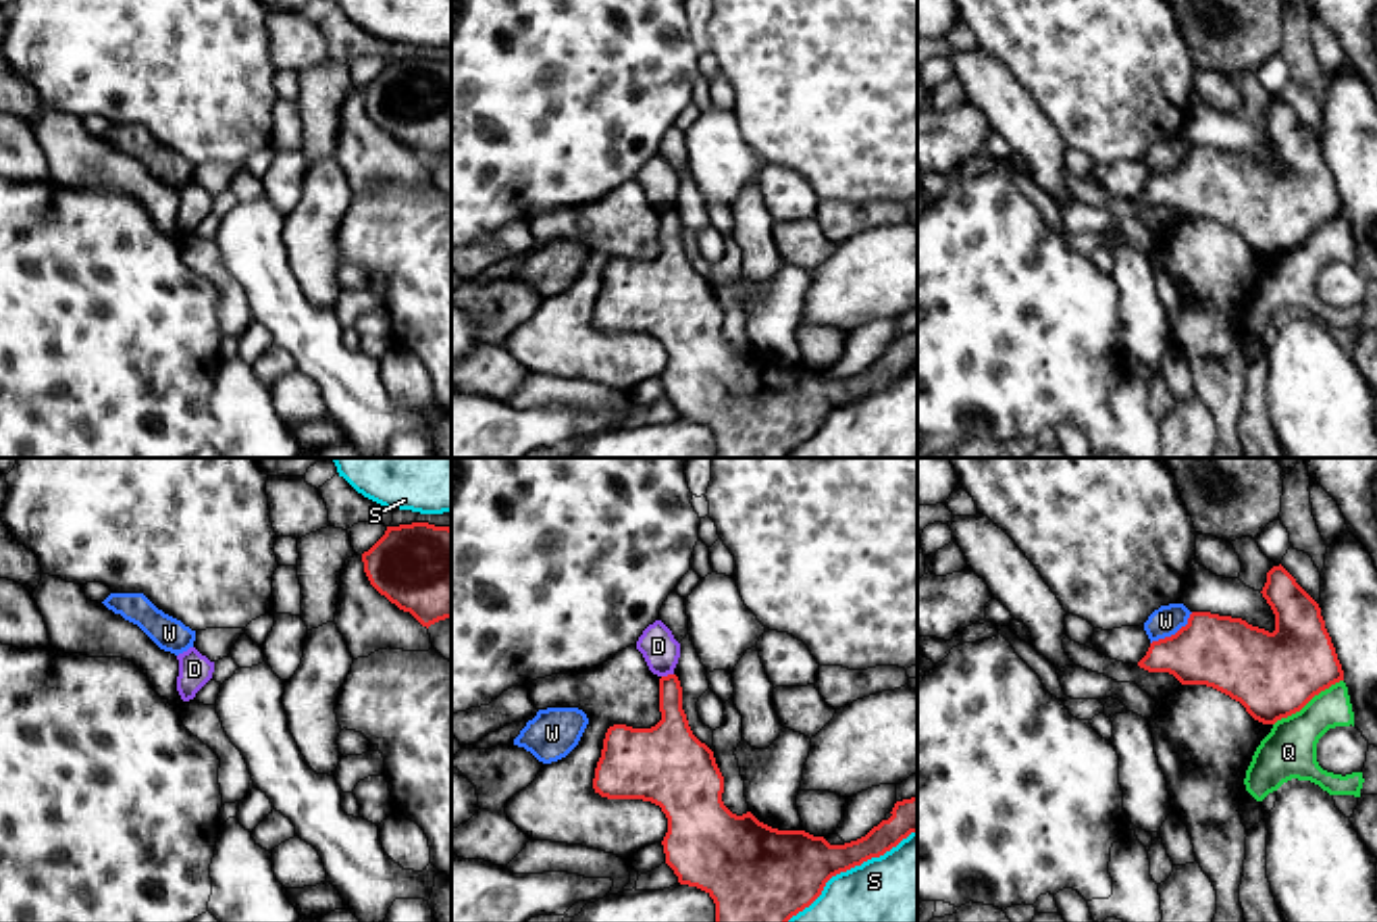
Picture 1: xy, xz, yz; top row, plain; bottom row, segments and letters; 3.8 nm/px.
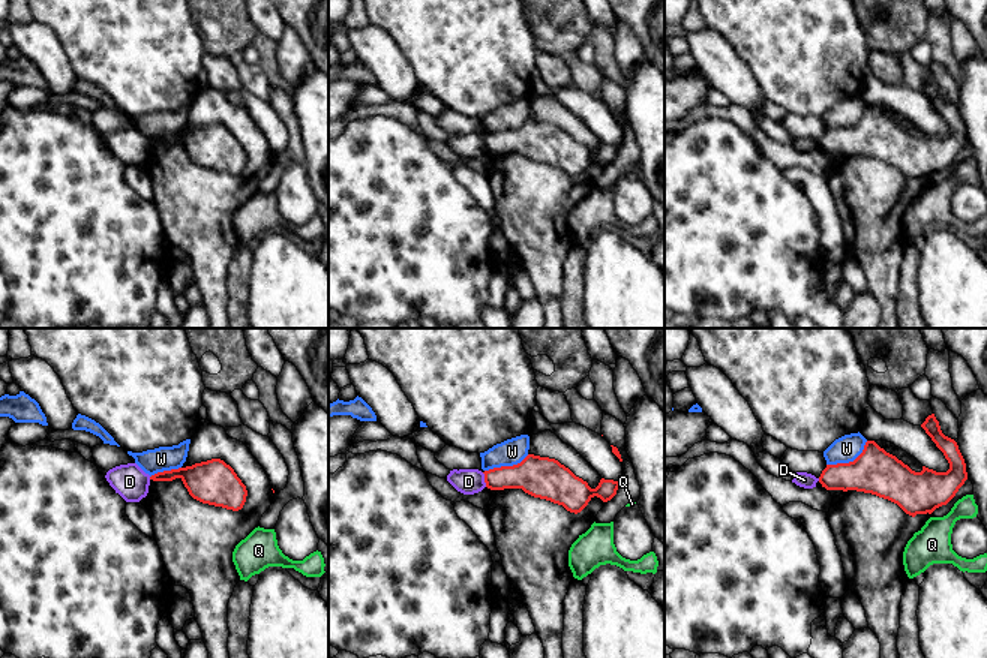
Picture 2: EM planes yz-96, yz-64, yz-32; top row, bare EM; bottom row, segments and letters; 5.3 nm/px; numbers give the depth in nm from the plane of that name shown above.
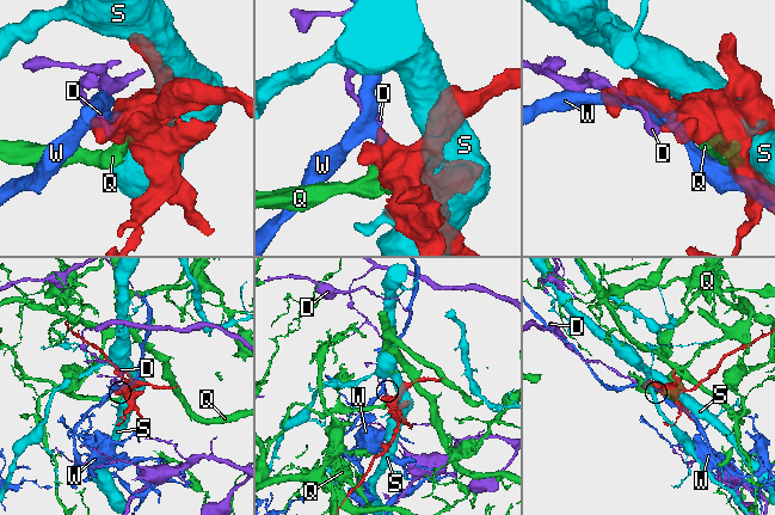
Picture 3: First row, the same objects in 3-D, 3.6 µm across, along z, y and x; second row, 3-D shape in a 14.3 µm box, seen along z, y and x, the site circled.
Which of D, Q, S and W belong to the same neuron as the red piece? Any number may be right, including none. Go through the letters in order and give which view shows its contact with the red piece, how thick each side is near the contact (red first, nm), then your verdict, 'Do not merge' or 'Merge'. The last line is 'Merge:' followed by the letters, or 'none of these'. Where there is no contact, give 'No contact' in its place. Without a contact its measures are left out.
D: Touches red in xz. Thickness 170 nm (red) against 140 nm. Do not merge
Q: Touches red in yz. Thickness 340 nm (red) against 220 nm. Do not merge
S: Touches red in xz. Thickness 320 nm (red) against 300 nm. Do not merge
W: Touches red in yz. Thickness 280 nm (red) against 120 nm. Do not merge
Merge: none of these

